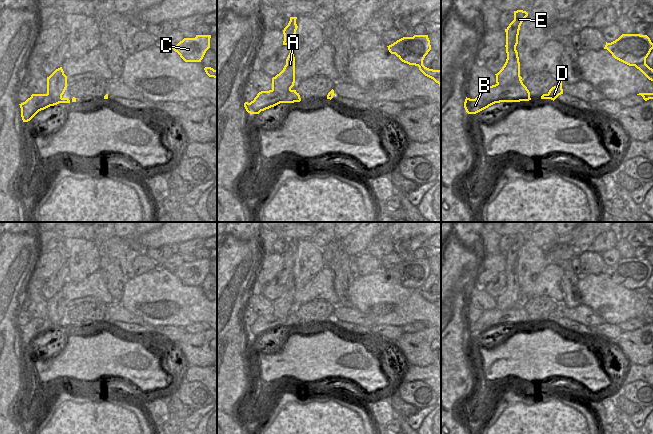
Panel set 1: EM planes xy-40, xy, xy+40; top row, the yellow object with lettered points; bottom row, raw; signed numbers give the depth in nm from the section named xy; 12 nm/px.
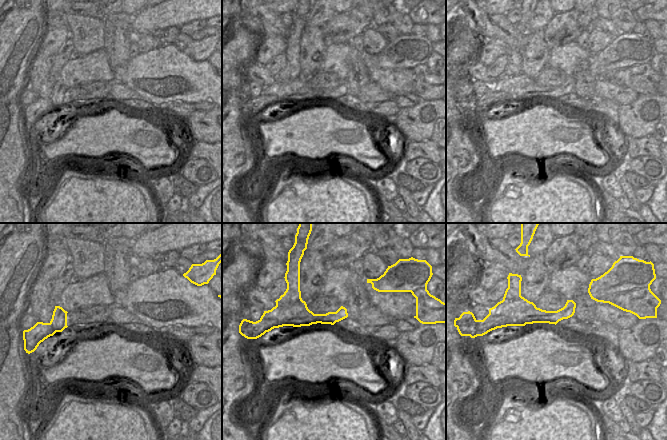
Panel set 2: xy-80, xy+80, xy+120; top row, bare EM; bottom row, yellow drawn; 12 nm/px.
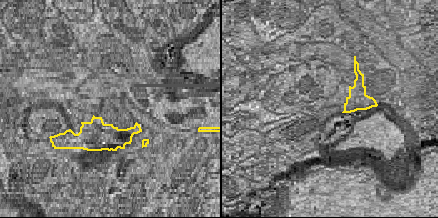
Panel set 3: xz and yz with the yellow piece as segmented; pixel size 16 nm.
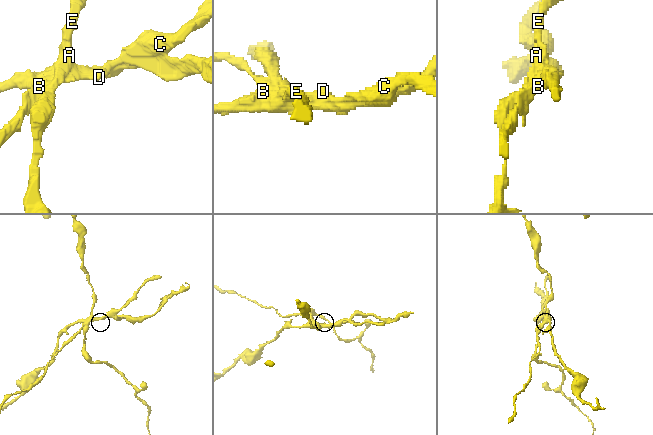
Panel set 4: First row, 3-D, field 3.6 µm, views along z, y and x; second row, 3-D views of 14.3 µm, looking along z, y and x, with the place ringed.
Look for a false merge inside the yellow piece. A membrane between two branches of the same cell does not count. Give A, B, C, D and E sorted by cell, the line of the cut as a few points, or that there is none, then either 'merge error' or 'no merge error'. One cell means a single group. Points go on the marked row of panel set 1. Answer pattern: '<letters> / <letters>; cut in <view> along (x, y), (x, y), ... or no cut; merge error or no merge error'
A E / B C D; cut in xy+40 along (520, 79), (510, 84), (497, 84); merge error

